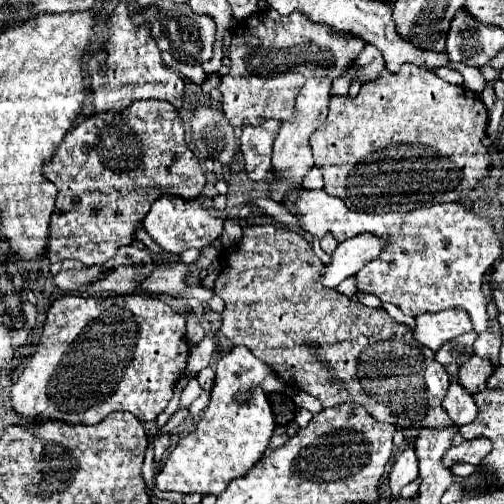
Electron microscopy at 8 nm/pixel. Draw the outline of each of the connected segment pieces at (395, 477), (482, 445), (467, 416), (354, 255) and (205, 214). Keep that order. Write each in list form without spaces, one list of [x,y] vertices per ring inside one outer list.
[[[407,445],[405,451],[401,451],[401,455],[397,455],[395,463],[393,463],[393,471],[389,473],[389,481],[387,481],[387,489],[393,497],[399,497],[401,489],[415,481],[419,475],[417,471],[417,457],[413,451],[413,445]]]
[[[477,437],[475,441],[463,441],[461,445],[453,445],[445,453],[443,463],[445,463],[445,467],[451,467],[459,461],[479,465],[483,461],[483,457],[487,457],[489,451],[491,451],[491,443],[487,441],[487,437]]]
[[[457,381],[451,383],[451,387],[443,399],[443,409],[447,411],[451,421],[455,421],[457,425],[471,423],[477,417],[477,405],[475,405],[471,393],[467,393],[467,389],[463,389],[463,385],[459,385]]]
[[[373,233],[349,237],[333,251],[331,265],[325,265],[321,271],[321,283],[329,289],[337,287],[345,277],[355,275],[363,265],[379,257],[379,249],[383,249],[383,241],[379,241]]]
[[[163,195],[163,197],[159,197],[151,205],[147,217],[143,219],[143,227],[151,235],[151,239],[163,251],[175,253],[175,255],[179,255],[179,253],[183,253],[185,249],[191,249],[191,247],[211,245],[223,233],[223,225],[225,225],[225,219],[213,217],[211,211],[201,203],[201,197],[183,199],[179,195]]]

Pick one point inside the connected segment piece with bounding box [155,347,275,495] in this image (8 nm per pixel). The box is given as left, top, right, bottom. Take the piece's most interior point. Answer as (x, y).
(234, 431)

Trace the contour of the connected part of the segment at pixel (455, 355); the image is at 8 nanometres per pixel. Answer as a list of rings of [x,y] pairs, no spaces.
[[[469,333],[469,335],[463,335],[463,337],[457,337],[455,341],[447,341],[447,345],[443,345],[437,353],[435,353],[435,359],[441,363],[441,365],[451,365],[451,363],[463,363],[471,353],[471,343],[475,339],[475,333]]]

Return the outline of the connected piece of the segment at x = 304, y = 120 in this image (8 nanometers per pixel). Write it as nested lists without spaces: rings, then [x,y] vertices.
[[[311,77],[311,79],[307,79],[305,87],[301,89],[301,93],[295,101],[295,117],[291,121],[281,123],[281,129],[275,139],[275,147],[273,147],[273,171],[277,173],[277,183],[271,185],[273,201],[283,201],[283,195],[293,185],[301,185],[303,177],[313,167],[309,139],[311,139],[311,133],[315,133],[315,129],[319,129],[319,125],[323,125],[323,121],[327,119],[329,99],[331,99],[331,79]]]

